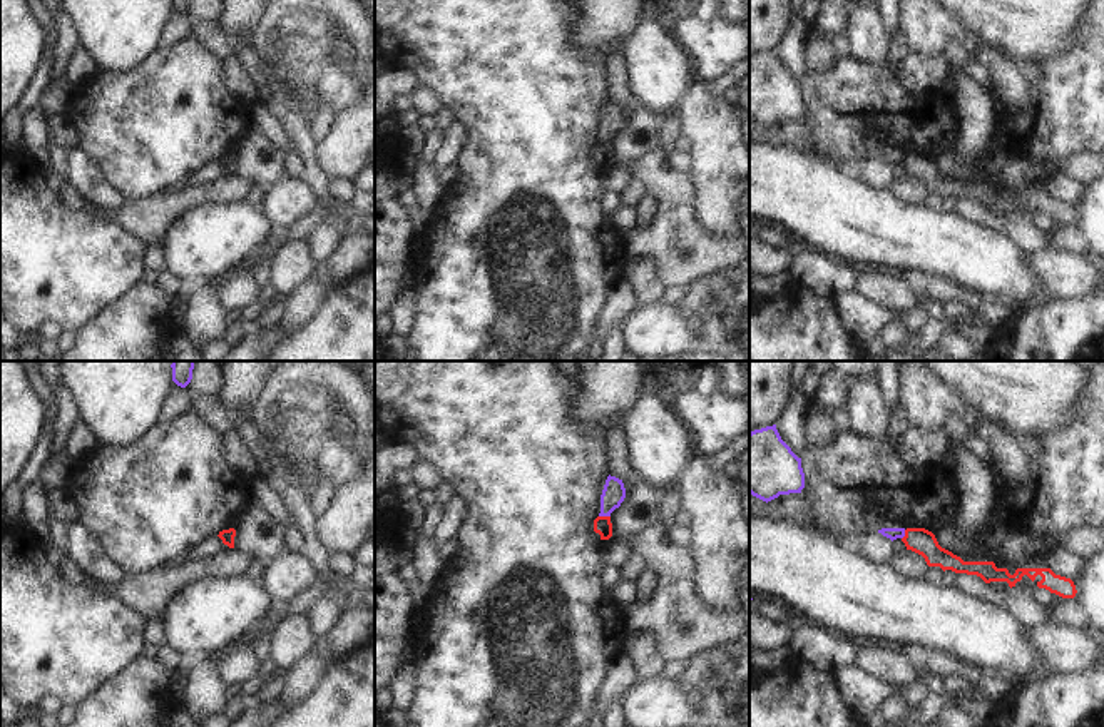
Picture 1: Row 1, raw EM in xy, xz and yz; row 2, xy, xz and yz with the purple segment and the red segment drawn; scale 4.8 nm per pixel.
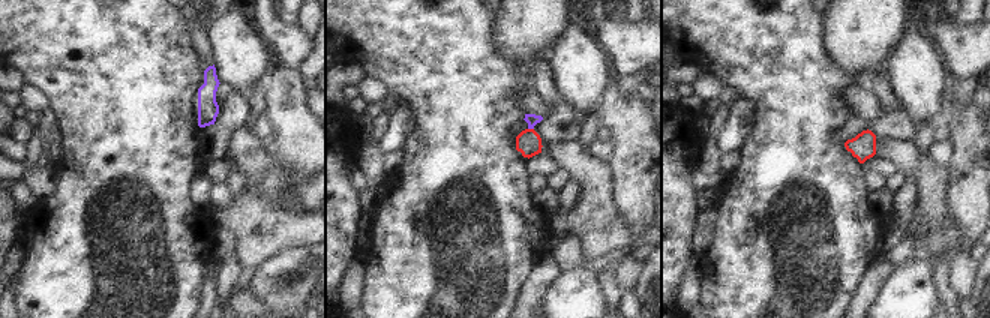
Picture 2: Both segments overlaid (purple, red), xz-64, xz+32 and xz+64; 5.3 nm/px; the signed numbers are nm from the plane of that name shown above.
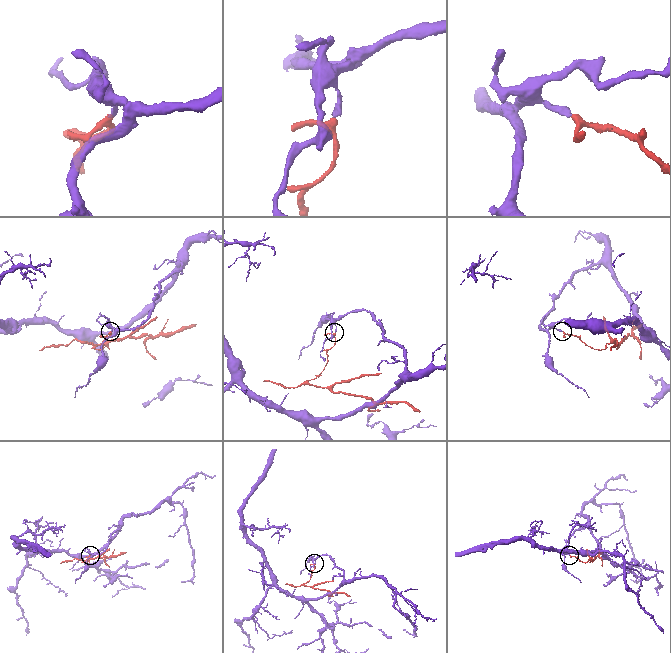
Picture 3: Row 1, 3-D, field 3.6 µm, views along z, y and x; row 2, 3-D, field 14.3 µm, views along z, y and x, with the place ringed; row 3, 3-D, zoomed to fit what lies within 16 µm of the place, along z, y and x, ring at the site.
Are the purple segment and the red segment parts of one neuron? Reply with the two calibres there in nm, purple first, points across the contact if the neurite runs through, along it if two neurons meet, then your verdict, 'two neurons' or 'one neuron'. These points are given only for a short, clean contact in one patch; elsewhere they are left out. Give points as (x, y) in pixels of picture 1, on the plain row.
110/90 nm | along xz (599, 141), (609, 142) | two neurons

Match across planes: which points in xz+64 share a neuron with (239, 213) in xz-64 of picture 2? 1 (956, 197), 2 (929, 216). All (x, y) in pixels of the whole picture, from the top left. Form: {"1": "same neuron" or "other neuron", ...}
{"1": "other neuron", "2": "same neuron"}

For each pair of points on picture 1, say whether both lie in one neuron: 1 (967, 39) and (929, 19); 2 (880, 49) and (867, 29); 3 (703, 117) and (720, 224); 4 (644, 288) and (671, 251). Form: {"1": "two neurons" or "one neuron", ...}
{"1": "one neuron", "2": "one neuron", "3": "one neuron", "4": "two neurons"}

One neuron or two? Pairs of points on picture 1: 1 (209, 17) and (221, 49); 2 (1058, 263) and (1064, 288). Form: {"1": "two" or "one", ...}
{"1": "one", "2": "one"}

